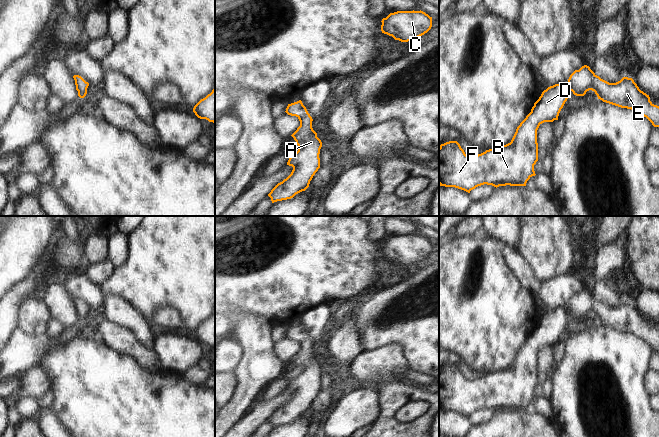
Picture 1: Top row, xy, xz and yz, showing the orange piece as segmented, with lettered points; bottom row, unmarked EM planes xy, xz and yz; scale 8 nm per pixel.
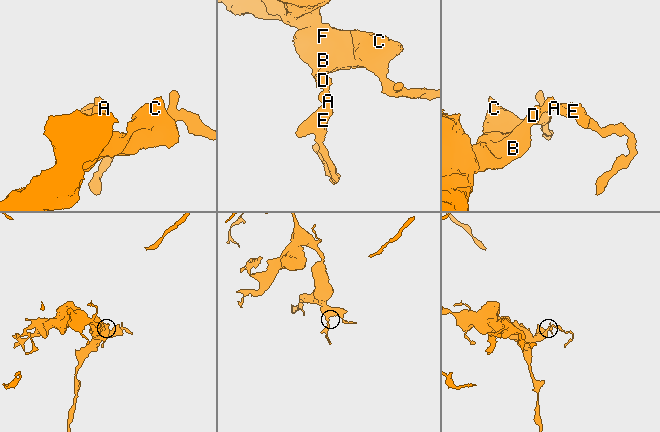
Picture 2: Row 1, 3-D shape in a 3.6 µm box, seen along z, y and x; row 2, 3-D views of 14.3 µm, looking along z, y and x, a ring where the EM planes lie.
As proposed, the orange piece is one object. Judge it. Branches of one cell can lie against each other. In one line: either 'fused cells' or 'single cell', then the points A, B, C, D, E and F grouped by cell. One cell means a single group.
single cell | A B C D E F

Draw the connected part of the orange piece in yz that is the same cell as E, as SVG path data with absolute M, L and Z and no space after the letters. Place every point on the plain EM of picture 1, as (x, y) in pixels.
M584 289L579 294L575 294L565 308L555 308L544 314L539 323L534 327L531 336L517 351L516 356L510 367L495 371L476 380L467 380L457 365L449 365L441 368L439 371L439 409L445 411L455 411L470 417L471 414L478 410L487 408L494 411L499 410L526 410L527 405L535 400L534 389L538 385L538 367L537 354L544 346L553 346L558 344L559 337L569 321L569 316L572 315L576 320L584 320L587 315L592 314L597 319L598 323L603 326L631 333L641 340L646 341L654 351L659 351L659 330L654 329L650 325L649 319L639 313L632 302L623 301L616 307L609 307L597 300L589 290Z

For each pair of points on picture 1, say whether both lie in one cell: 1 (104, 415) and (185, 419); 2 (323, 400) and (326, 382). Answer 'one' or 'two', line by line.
1: one
2: one

